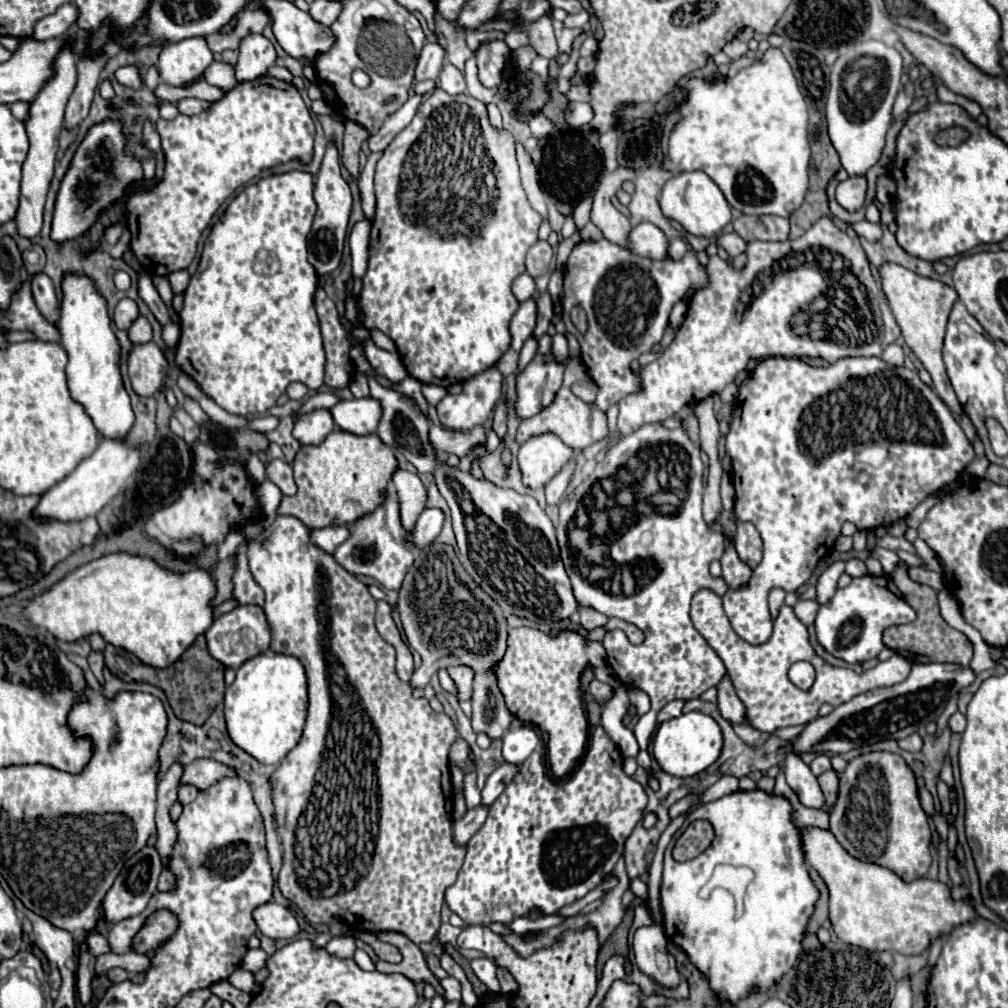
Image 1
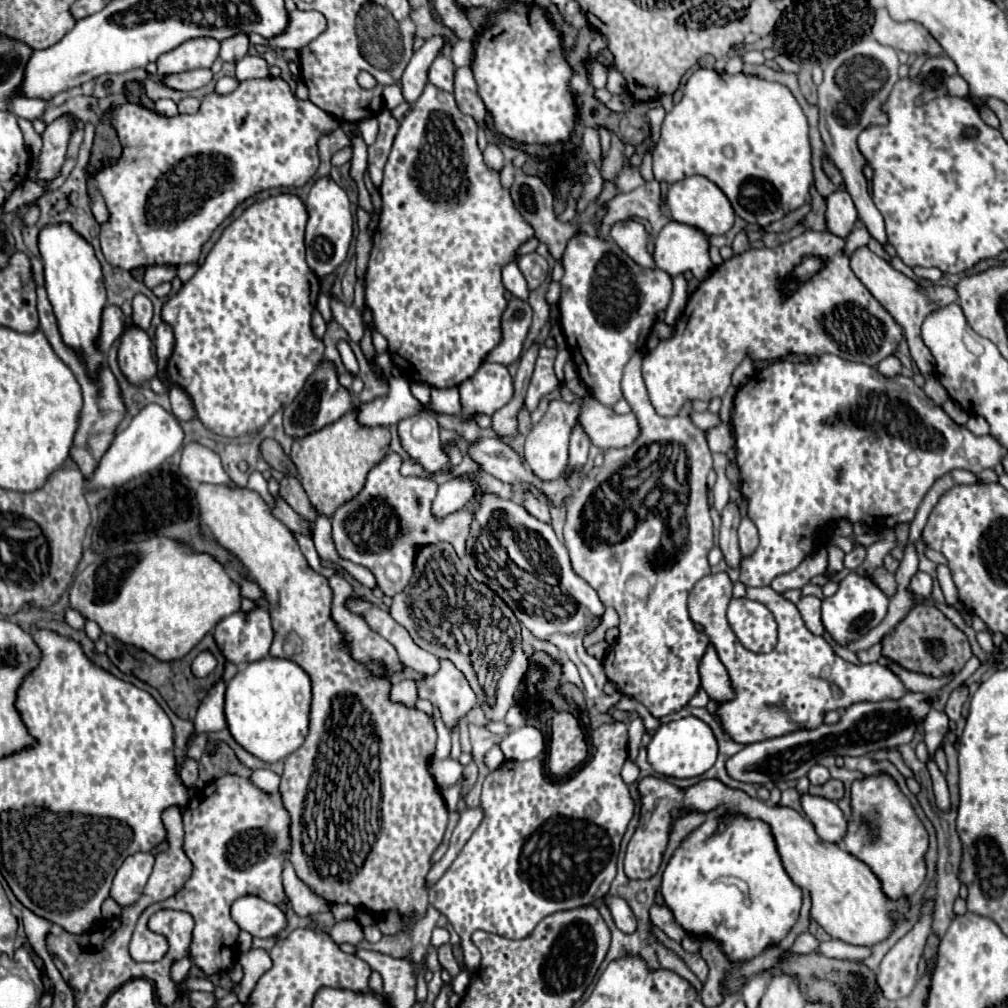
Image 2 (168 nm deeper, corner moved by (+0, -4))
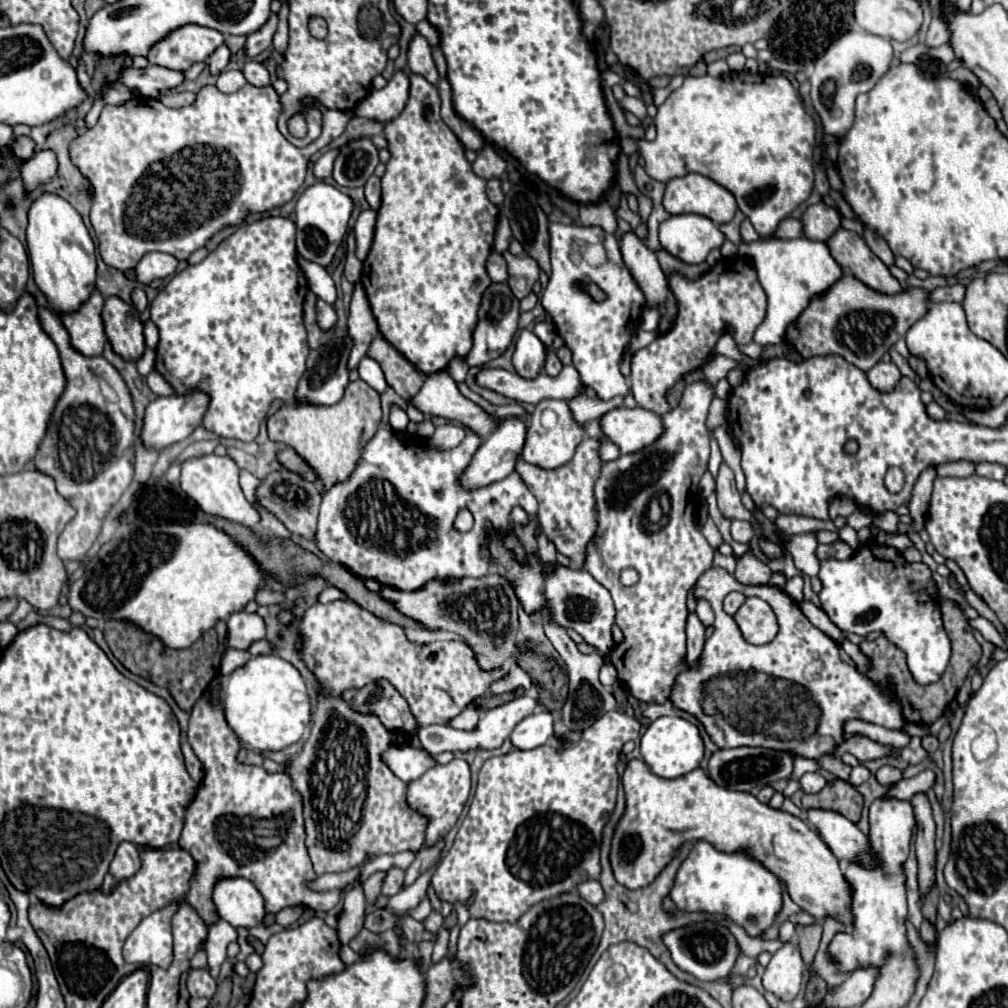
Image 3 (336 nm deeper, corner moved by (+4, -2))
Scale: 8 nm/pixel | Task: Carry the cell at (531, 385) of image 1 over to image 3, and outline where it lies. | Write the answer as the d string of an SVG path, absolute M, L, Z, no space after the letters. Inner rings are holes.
M521 330L515 342L513 366L515 372L523 378L537 378L545 370L547 346L529 330Z

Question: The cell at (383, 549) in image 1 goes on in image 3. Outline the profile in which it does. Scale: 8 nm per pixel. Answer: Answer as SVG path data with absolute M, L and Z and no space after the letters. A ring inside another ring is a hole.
M379 428L379 432L373 436L373 440L365 446L361 460L355 466L353 476L333 486L321 502L319 512L319 524L315 532L315 544L317 548L335 564L345 566L351 574L359 578L373 578L381 582L383 586L393 586L397 590L415 590L423 586L423 582L429 582L431 578L463 578L473 576L481 578L489 570L487 554L485 554L485 542L483 542L483 524L487 520L495 522L495 528L503 530L505 524L509 524L509 514L515 506L521 506L527 514L533 514L537 510L535 496L523 486L519 474L511 472L501 482L495 482L483 490L463 490L457 484L457 478L461 470L467 466L475 450L479 448L481 438L475 432L467 432L465 440L445 452L437 452L429 448L419 438L399 440L393 432L393 428ZM461 508L467 508L475 522L469 532L457 532L453 528L453 520Z

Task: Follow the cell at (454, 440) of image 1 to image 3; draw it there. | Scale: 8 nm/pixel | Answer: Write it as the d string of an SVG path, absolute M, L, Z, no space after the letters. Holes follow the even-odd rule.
M585 438L577 450L575 456L555 470L543 470L539 466L533 466L525 462L521 456L515 462L515 472L521 476L529 492L537 498L539 510L537 510L537 522L547 534L551 542L555 542L557 550L569 556L571 560L579 560L579 566L583 566L583 546L593 538L595 534L595 498L593 498L593 484L599 476L599 456L597 456L599 442L593 438Z

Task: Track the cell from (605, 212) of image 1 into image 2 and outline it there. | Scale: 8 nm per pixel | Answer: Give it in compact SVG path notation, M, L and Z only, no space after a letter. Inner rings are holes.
M627 220L621 222L621 228L623 230L619 230L619 224L611 228L611 240L619 244L619 248L627 256L631 256L631 260L635 260L639 266L655 268L655 260L647 252L647 232L641 230L641 224L635 220Z

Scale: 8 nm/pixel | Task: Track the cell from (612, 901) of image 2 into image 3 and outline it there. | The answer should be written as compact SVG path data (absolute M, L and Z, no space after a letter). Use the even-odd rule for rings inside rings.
M583 882L583 886L579 886L579 894L593 906L597 906L605 900L605 892L599 882Z

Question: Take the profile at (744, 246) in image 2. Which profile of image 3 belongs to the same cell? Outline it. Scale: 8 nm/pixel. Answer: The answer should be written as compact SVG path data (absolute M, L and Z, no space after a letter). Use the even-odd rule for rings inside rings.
M745 218L743 222L741 222L739 234L741 234L741 240L743 240L745 244L749 244L749 242L755 242L755 240L759 240L759 234L755 232L755 228L751 226L751 222L749 222L747 218Z

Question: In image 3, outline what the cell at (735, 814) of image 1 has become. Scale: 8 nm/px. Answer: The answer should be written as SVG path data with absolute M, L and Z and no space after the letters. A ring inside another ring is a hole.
M697 840L681 862L669 896L679 910L721 914L743 926L749 936L767 930L783 910L783 882L773 872L743 850L719 852L705 840ZM751 918L755 918L755 922L751 922Z

